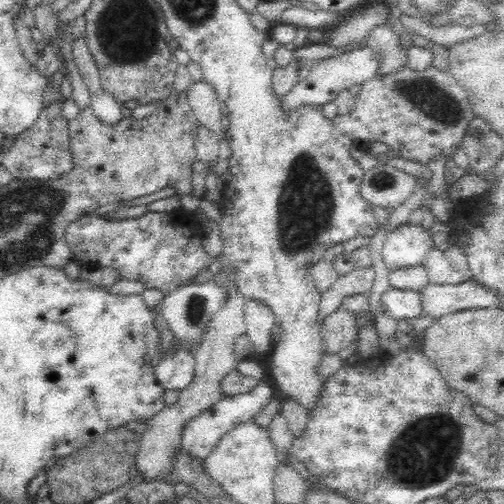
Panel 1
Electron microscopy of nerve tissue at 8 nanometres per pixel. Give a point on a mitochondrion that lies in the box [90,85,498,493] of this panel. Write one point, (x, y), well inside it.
(423, 454)

